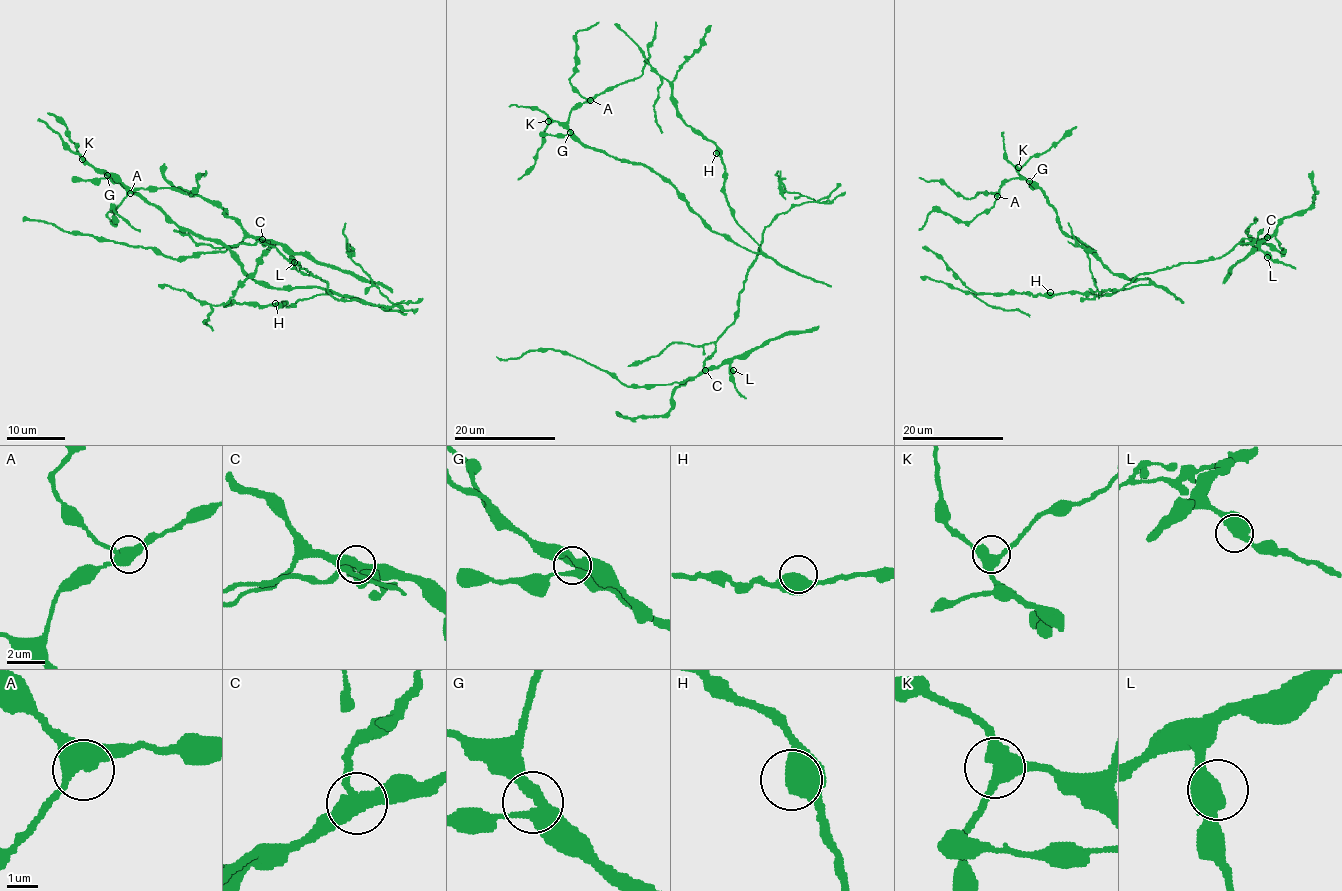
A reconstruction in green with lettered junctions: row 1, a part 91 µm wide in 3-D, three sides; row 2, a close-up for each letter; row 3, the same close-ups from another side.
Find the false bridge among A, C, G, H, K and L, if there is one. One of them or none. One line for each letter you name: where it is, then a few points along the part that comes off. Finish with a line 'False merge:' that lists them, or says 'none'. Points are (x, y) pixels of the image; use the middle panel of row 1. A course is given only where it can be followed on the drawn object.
C: Place: (705, 370). Course of the part to remove: (705, 370), (715, 341), (734, 321), (763, 230), (780, 213), (817, 201), (782, 189), (778, 170)
False merge: C

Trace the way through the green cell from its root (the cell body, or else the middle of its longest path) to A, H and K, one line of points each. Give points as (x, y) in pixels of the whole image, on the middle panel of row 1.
A: (738, 244), (714, 232), (670, 183), (648, 168), (586, 148), (568, 127), (568, 116), (590, 100)
H: (738, 244), (761, 251), (728, 203), (725, 165), (716, 153)
K: (738, 244), (714, 232), (670, 183), (648, 168), (620, 161), (600, 150), (586, 148), (556, 121), (548, 121)

